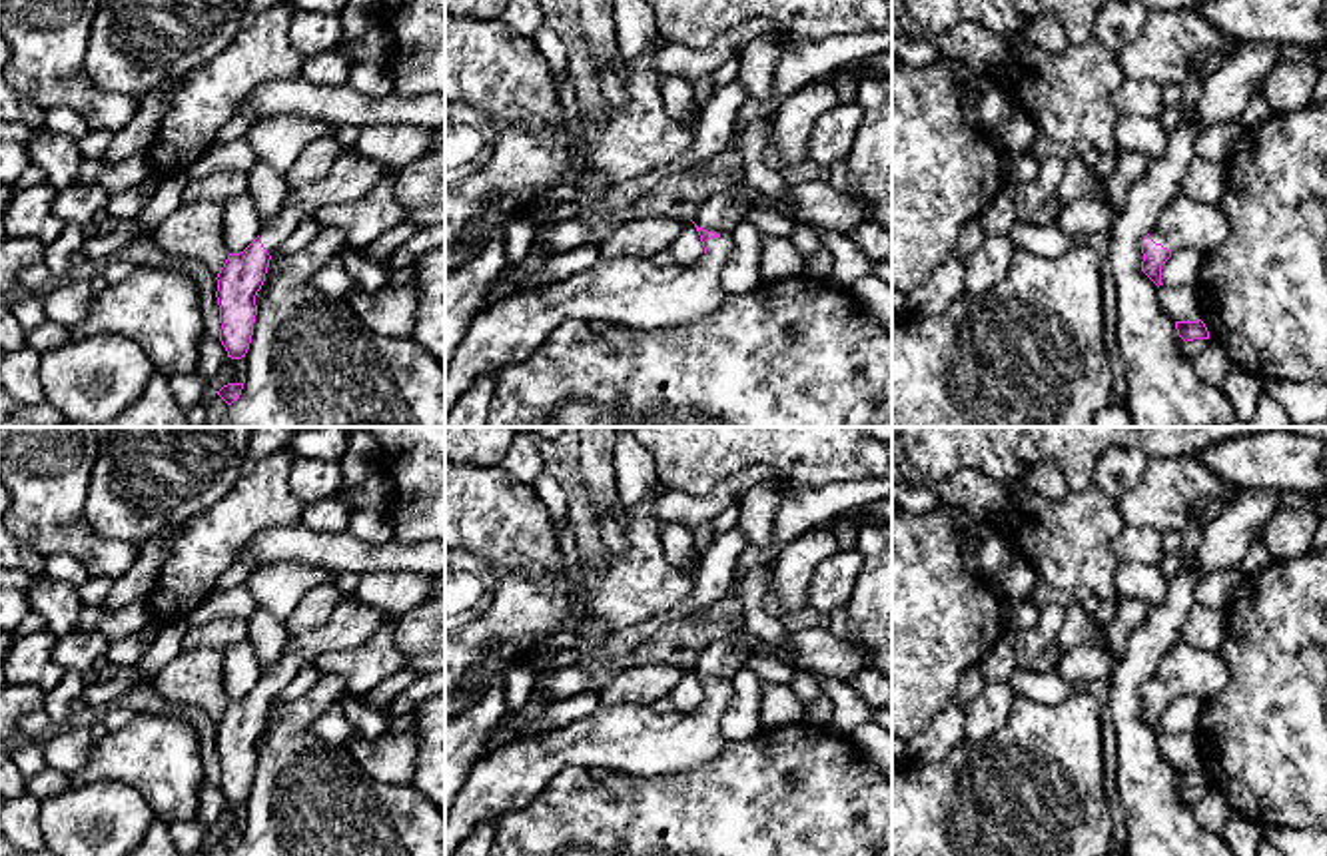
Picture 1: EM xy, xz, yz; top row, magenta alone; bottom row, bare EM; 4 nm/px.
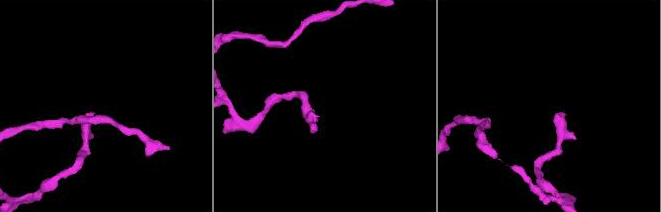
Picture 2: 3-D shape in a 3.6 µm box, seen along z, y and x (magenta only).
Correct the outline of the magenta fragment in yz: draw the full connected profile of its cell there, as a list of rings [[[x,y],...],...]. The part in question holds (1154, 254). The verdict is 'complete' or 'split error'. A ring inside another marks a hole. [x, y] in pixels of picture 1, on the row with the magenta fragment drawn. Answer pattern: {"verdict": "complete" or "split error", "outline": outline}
{"verdict": "split error", "outline": [[[1179,192],[1141,239],[1141,271],[1159,287],[1161,265],[1173,251],[1197,249],[1205,257],[1227,235],[1229,221],[1217,204],[1201,204]]]}

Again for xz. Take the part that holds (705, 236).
{"verdict": "split error", "outline": [[[694,227],[704,253],[692,265],[659,267],[647,257],[601,259],[545,289],[487,303],[445,367],[445,419],[477,377],[525,361],[565,319],[651,331],[714,313],[726,297],[720,277],[732,239]]]}

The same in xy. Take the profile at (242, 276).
{"verdict": "split error", "outline": [[[345,148],[331,172],[315,184],[287,188],[275,217],[261,221],[259,235],[239,253],[229,253],[218,273],[220,341],[227,357],[245,357],[257,315],[255,295],[265,281],[271,255],[297,223],[321,206],[351,204],[365,196],[387,172],[397,172]]]}

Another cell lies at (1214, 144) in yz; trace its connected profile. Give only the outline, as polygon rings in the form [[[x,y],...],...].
[[[1225,122],[1225,124],[1215,124],[1207,130],[1203,130],[1195,138],[1195,158],[1203,162],[1213,162],[1213,164],[1225,164],[1233,144],[1237,142],[1237,136],[1241,132],[1241,126]]]

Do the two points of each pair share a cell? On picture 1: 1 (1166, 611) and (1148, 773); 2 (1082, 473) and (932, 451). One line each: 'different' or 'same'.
1: same
2: same

